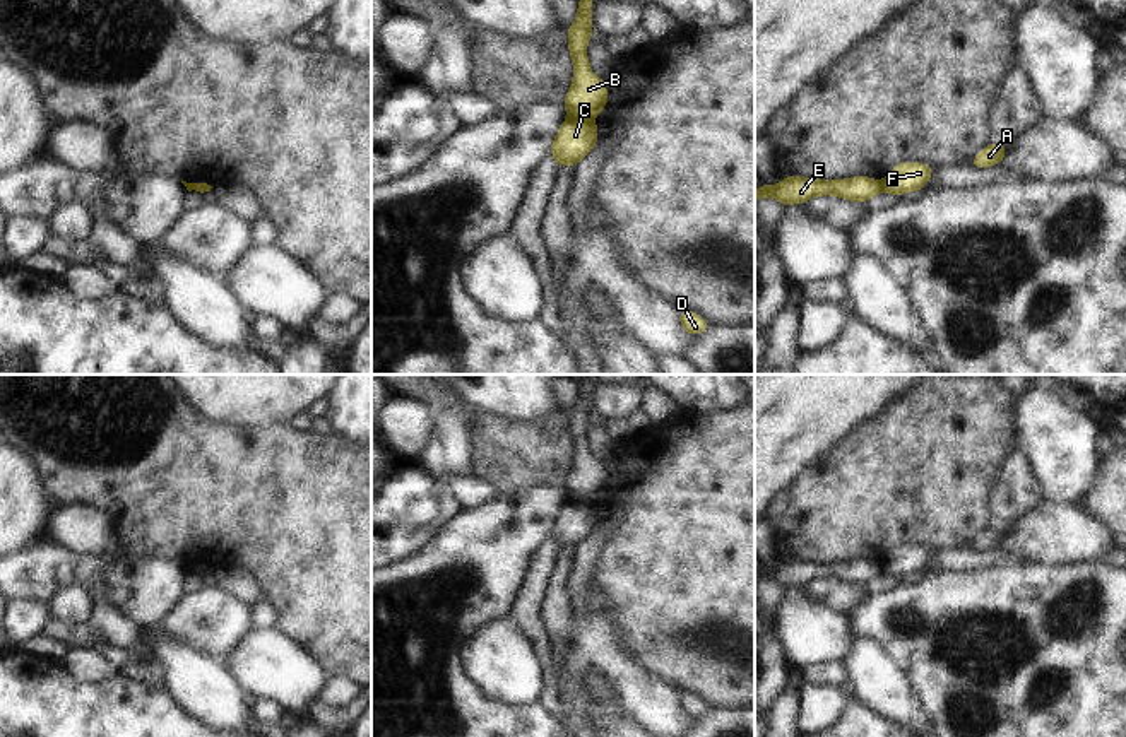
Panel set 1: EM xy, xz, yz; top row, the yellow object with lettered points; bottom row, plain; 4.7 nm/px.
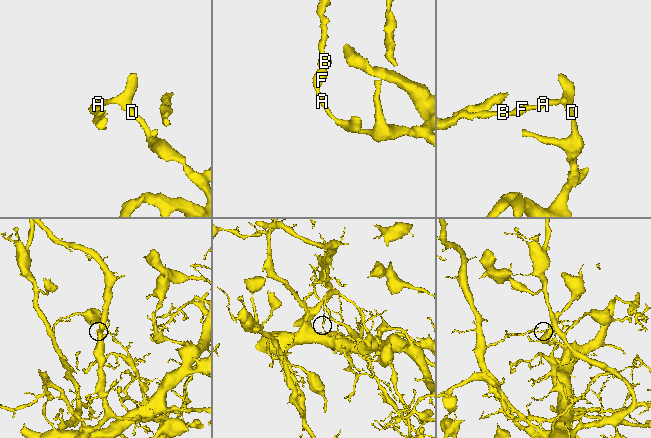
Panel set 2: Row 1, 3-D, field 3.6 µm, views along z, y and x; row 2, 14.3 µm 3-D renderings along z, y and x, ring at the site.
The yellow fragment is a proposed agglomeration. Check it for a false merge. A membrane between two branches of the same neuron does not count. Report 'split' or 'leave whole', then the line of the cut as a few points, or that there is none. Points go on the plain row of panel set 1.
split | xz (574, 500), (589, 501)

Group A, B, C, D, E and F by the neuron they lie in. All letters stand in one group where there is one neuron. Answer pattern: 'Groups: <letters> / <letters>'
Groups: A C D F / B E.

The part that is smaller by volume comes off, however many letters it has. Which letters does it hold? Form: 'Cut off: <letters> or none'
Cut off: B, E.

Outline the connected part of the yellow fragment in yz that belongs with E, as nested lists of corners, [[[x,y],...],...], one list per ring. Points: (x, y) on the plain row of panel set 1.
[[[785,559],[777,569],[763,566],[755,575],[755,585],[762,580],[775,580],[782,588],[804,587],[816,578],[837,578],[852,585],[868,585],[881,575],[881,566],[866,561],[845,561],[839,564]]]

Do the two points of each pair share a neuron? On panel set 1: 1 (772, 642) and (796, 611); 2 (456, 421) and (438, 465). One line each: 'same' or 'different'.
1: different
2: same

